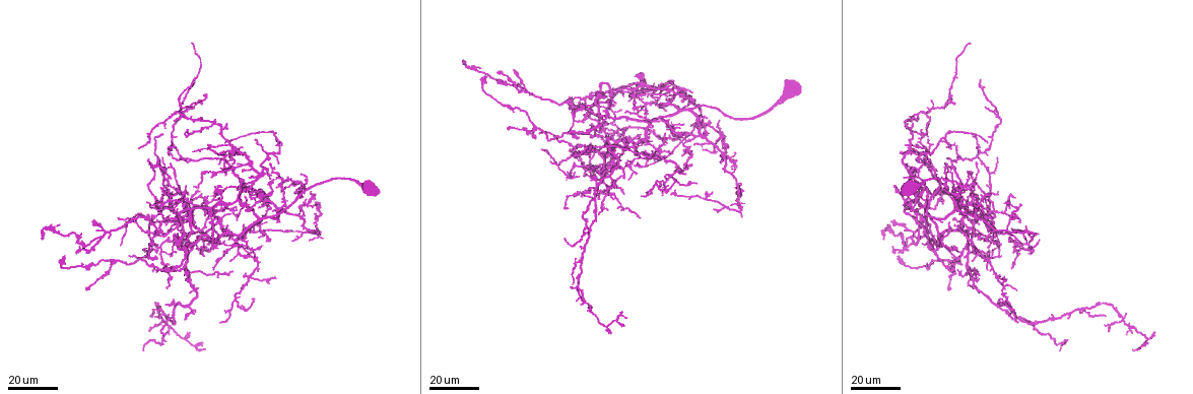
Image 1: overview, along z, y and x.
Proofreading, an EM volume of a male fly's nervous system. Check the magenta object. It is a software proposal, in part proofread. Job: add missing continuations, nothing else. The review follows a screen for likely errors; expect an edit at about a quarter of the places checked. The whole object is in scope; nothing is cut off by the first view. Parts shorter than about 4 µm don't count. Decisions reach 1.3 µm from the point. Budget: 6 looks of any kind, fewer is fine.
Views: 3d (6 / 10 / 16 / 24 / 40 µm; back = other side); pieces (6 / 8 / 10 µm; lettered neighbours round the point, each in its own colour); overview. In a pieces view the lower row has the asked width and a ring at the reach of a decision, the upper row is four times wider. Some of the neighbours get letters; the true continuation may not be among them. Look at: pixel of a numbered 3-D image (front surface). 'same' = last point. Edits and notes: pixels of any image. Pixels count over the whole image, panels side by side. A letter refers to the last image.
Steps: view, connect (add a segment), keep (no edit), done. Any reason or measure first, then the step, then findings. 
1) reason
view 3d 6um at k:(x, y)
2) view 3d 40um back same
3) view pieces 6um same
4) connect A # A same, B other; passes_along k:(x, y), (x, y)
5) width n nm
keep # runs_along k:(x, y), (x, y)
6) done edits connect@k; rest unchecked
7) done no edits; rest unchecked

free end
view 3d 16um at 1:(621, 152)

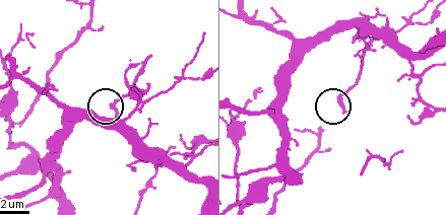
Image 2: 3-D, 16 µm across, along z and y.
what lies round it
view pieces 10um at 2:(346, 112)

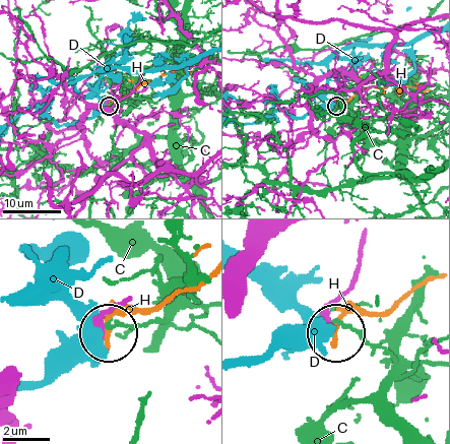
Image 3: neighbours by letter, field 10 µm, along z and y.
keep # C other, D other, H other; none of them fits

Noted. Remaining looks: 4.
tapers out
view 3d 24um at 1:(292, 242)

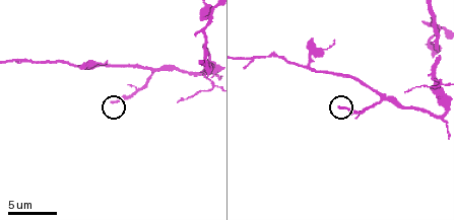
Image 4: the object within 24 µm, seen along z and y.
view pieces 10um at 4:(110, 102)

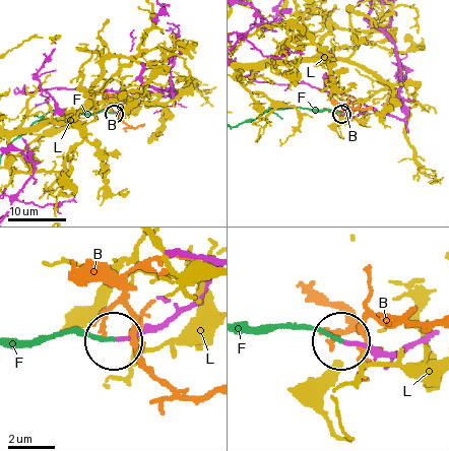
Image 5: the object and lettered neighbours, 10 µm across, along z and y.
connect F # B other, F same, L other; passes_along 5:(176, 312), (119, 339), (84, 333), (20, 339); it goes on there

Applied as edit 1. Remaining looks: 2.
done edits connect@5; rest unchecked

